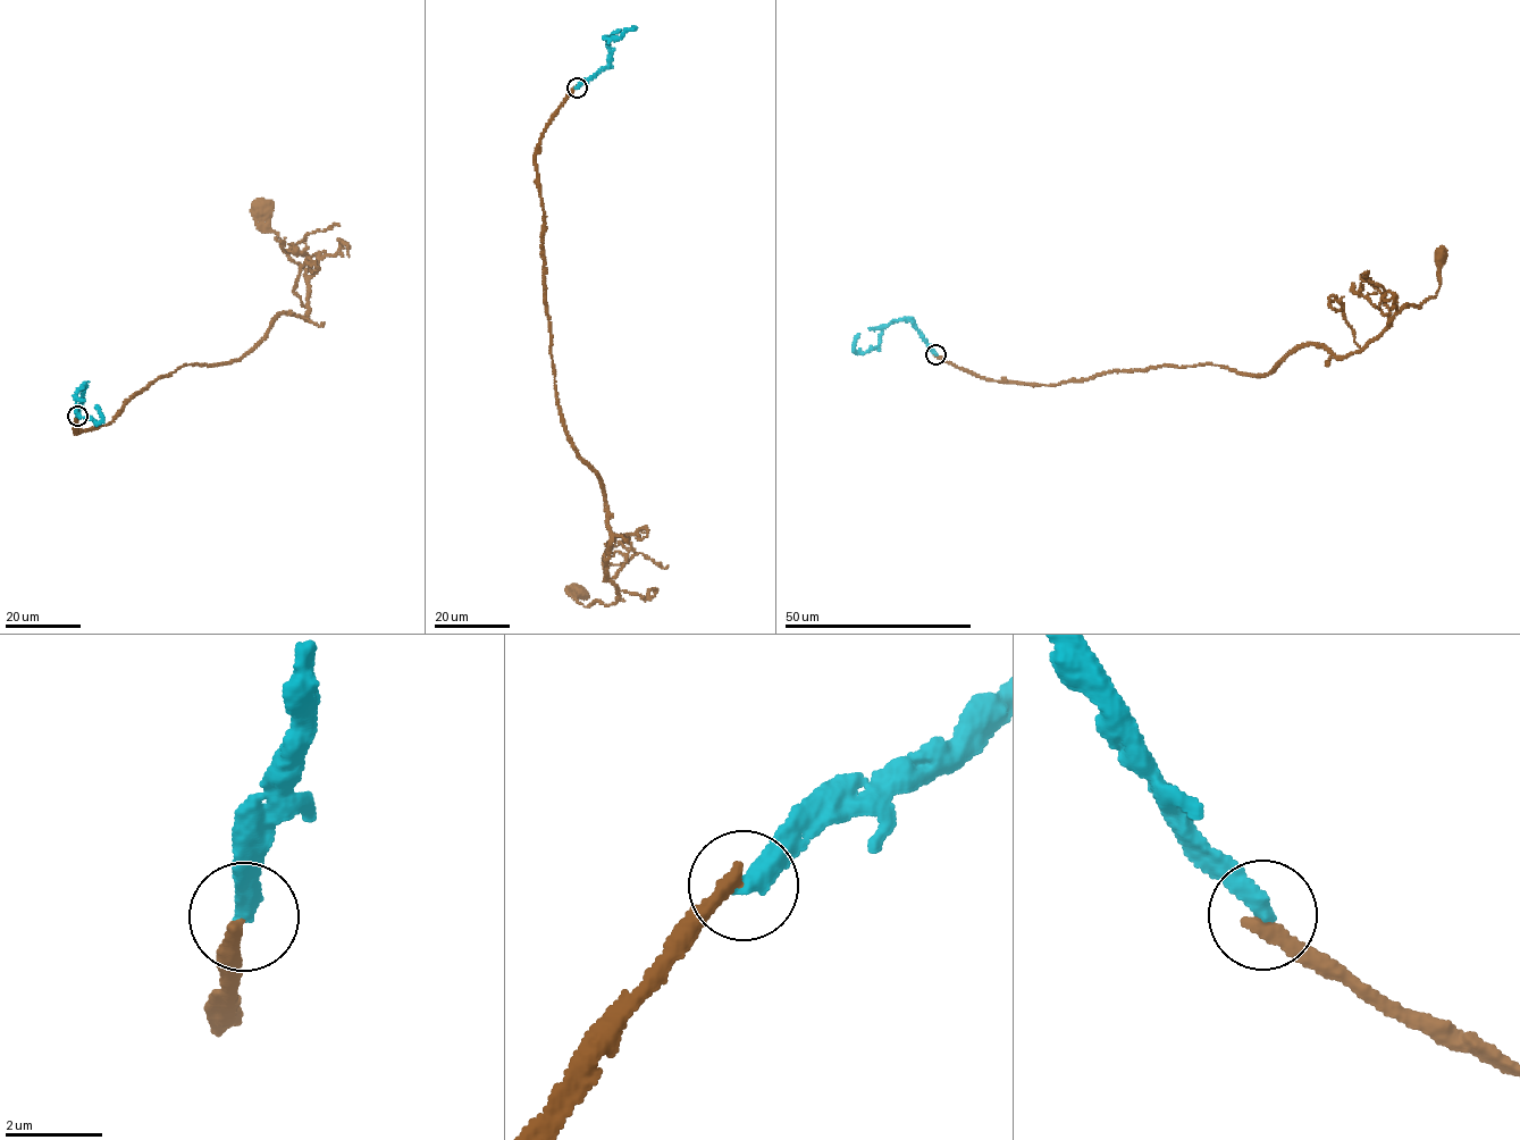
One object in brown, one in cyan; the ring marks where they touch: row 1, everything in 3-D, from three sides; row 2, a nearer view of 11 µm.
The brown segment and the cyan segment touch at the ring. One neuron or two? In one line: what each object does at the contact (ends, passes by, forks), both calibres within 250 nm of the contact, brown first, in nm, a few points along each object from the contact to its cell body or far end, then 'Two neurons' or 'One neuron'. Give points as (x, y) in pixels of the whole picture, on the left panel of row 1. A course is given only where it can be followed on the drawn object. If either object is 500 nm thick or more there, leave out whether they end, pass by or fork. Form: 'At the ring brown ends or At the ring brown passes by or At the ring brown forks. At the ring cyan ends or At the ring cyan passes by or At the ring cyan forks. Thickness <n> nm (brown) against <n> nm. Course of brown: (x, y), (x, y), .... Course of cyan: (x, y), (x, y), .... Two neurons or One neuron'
At the ring brown ends. At the ring cyan ends. Thickness 300 nm (brown) against 400 nm. Course of brown: (77, 416), (77, 434), (102, 426), (158, 378), (308, 317), (319, 254), (284, 242), (263, 207). Course of cyan: (77, 416), (84, 383), (75, 396), (76, 412), (97, 424), (101, 412), (97, 405). Two neurons

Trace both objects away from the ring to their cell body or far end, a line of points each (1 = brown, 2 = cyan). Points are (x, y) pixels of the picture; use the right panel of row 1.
1: (935, 354), (1042, 385), (1164, 366), (1264, 377), (1309, 344), (1357, 353), (1434, 298), (1439, 254)
2: (935, 354), (908, 318), (893, 320), (880, 335), (878, 345), (859, 353), (854, 348), (859, 334)

